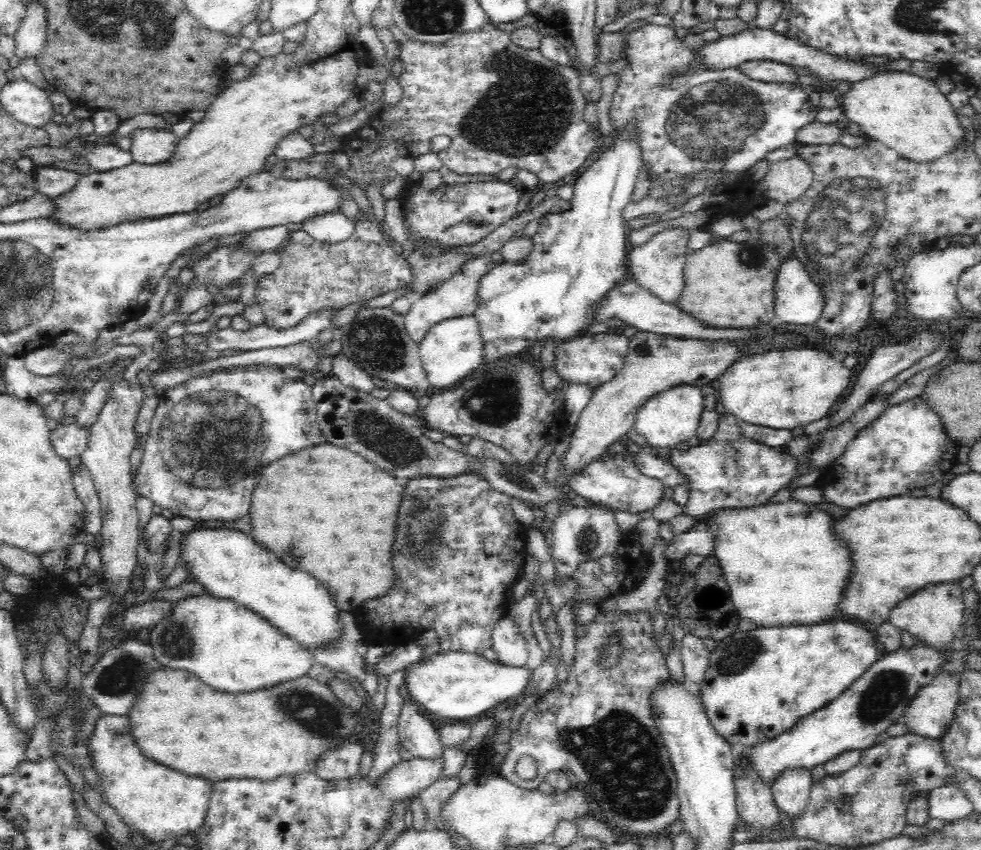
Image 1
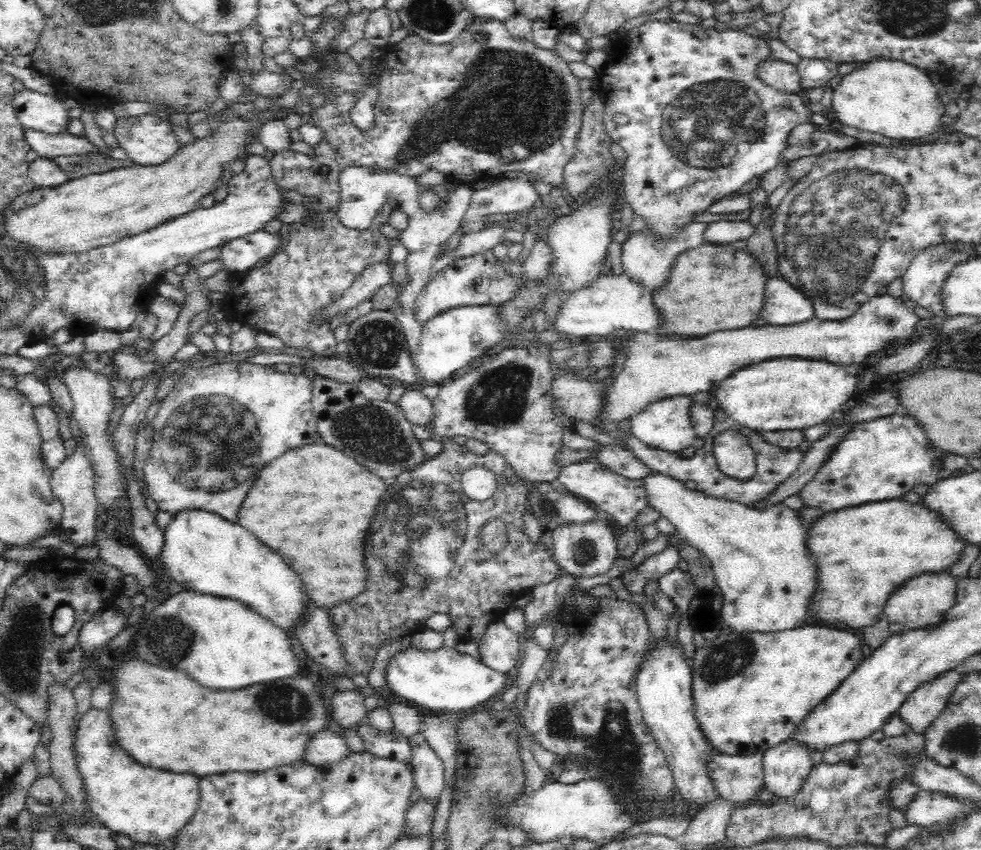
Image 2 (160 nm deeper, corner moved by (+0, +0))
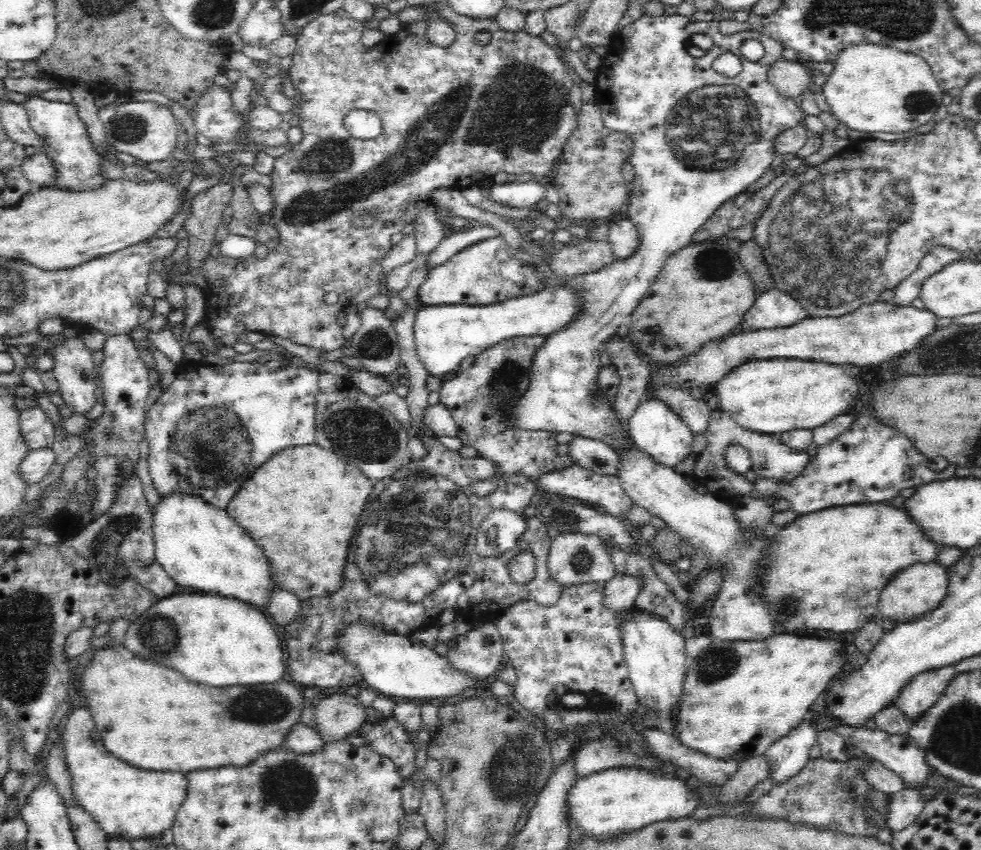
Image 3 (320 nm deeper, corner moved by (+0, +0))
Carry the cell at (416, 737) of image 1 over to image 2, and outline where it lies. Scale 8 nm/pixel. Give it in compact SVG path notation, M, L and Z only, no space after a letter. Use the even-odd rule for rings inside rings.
M423 728L407 740L411 752L410 765L415 770L416 787L420 794L438 805L438 796L444 790L445 785L444 761L427 742Z

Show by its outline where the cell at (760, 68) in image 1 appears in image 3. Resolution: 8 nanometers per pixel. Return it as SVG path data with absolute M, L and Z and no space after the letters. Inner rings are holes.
M783 58L768 68L767 80L776 86L780 95L798 100L809 86L809 74L802 63Z

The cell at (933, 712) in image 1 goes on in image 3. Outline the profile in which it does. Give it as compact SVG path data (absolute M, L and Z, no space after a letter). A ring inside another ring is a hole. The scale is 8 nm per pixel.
M952 666L918 674L918 677L904 686L903 692L892 706L914 722L940 701L957 674Z

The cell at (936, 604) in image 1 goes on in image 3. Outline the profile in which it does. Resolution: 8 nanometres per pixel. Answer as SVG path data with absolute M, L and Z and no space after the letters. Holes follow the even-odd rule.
M916 564L902 574L898 574L880 594L877 610L881 616L887 620L892 620L896 624L906 623L910 620L916 621L925 613L932 612L940 606L943 598L947 594L949 578L946 570L938 564Z

